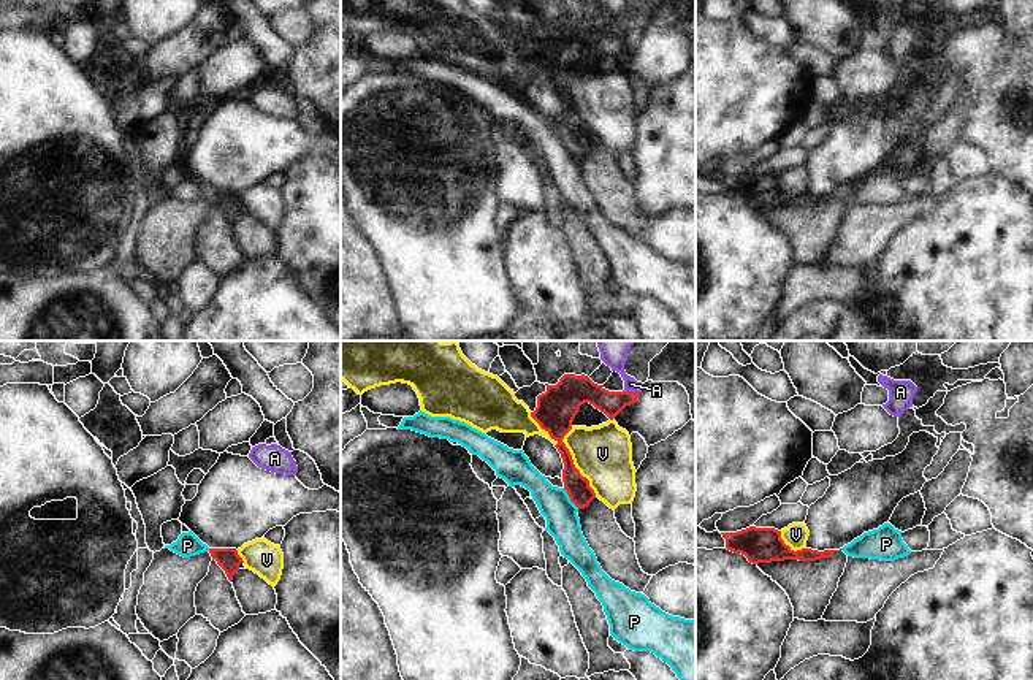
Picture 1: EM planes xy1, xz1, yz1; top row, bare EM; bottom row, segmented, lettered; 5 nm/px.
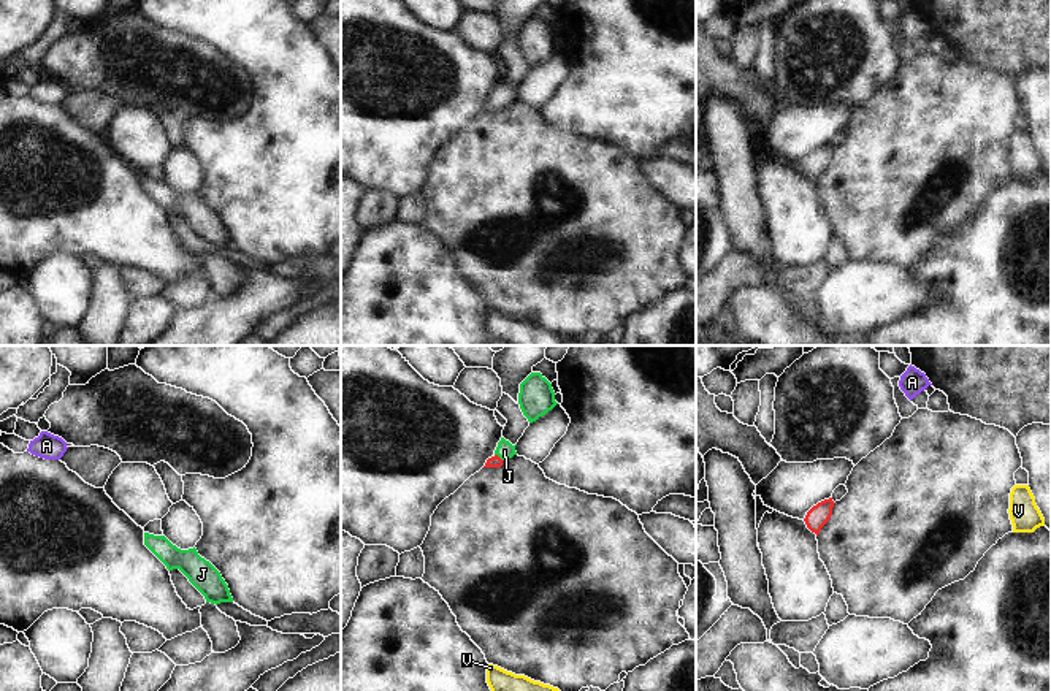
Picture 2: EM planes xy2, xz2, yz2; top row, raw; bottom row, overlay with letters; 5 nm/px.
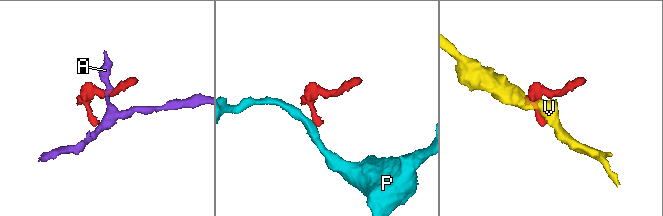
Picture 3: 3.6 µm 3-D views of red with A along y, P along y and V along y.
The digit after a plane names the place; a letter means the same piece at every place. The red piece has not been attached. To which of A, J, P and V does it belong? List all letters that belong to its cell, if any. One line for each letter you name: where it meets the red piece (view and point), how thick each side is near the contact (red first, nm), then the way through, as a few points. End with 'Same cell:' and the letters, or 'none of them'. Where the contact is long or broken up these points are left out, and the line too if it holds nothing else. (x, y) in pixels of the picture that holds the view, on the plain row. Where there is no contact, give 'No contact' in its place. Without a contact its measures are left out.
J: Touches red at xz2 (498, 102). Thickness 60 nm (red) against 90 nm. Path across: xz2 (495, 106), (498, 102), (504, 95)
Same cell: J

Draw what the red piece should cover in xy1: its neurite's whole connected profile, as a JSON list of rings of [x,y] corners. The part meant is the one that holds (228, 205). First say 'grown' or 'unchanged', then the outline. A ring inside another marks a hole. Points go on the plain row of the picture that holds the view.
unchanged; [[[209,193],[212,204],[225,216],[228,225],[239,216],[239,209],[244,208],[236,193]]]

